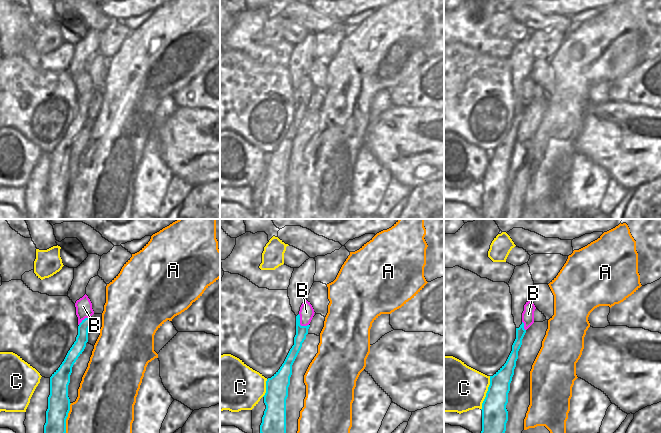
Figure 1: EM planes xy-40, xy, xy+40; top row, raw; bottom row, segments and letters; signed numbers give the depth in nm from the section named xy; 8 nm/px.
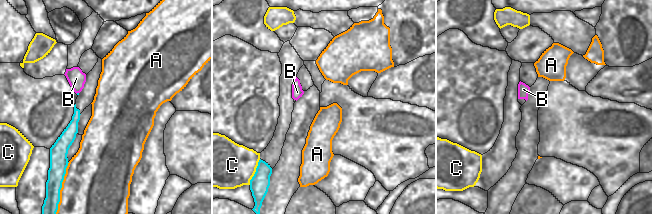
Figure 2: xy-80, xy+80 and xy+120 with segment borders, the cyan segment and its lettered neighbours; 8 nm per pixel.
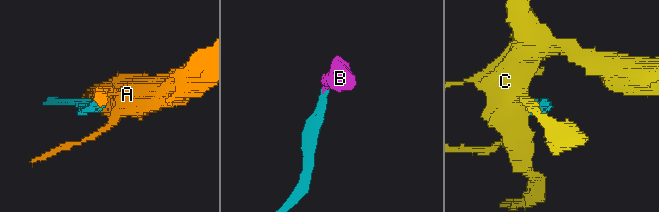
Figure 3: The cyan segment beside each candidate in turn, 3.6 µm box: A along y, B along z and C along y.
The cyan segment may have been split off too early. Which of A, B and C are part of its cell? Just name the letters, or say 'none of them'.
none of them

